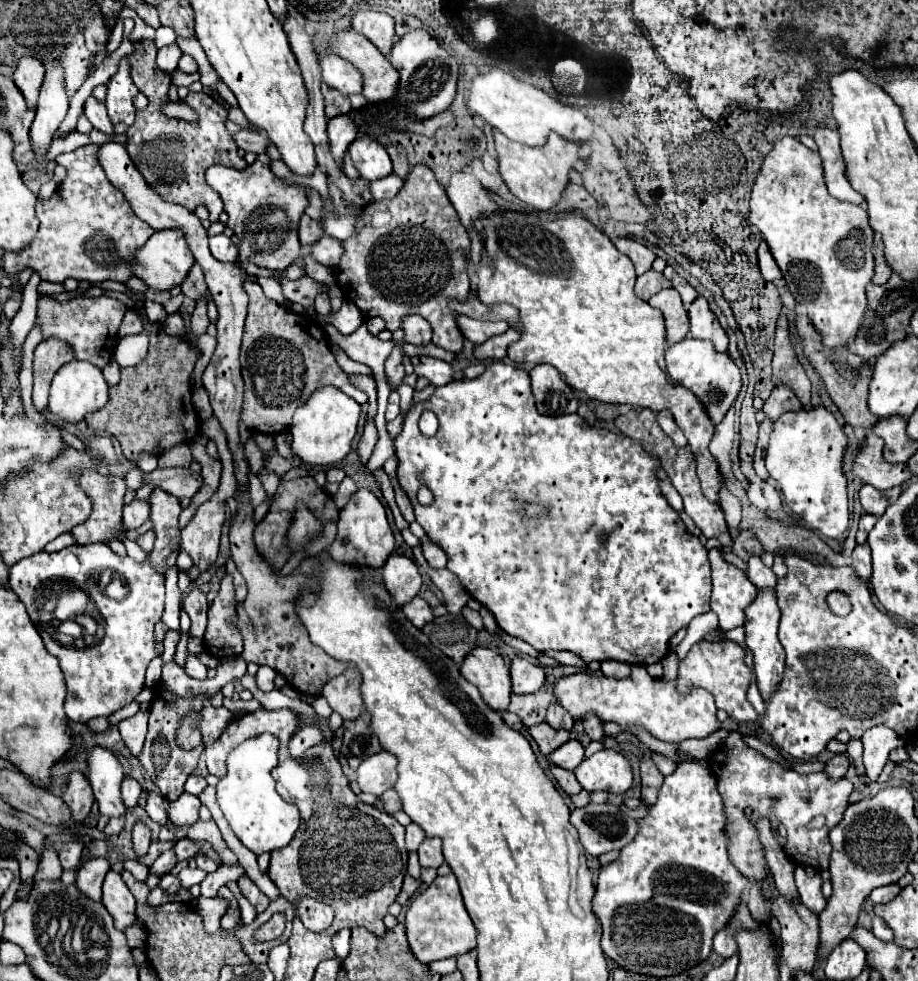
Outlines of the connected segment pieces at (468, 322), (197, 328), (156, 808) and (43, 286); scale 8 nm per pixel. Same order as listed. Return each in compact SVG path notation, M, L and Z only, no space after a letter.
M458 315L458 327L466 339L470 339L474 345L482 345L490 337L496 337L508 329L508 323L488 323L488 321L476 321L466 315Z
M200 297L196 301L196 309L192 313L192 331L196 335L200 333L206 333L206 327L208 327L210 319L208 319L208 311L206 311L206 297Z
M148 793L148 799L146 799L146 813L152 821L156 823L166 823L168 821L168 815L166 815L166 801L160 793Z
M40 281L40 285L38 285L38 293L40 293L40 295L56 295L56 293L64 293L64 287L62 287L62 283Z

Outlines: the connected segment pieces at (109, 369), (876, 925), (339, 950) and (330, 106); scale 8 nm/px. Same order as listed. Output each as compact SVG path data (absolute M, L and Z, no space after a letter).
M114 359L103 369L103 375L110 387L120 381L120 367Z
M872 917L872 933L882 941L892 941L892 931L880 917Z
M342 929L332 937L334 943L334 951L338 959L344 959L348 955L348 947L350 947L350 929Z
M322 85L322 95L324 95L324 101L326 101L326 117L328 119L338 117L338 115L346 115L350 111L350 101L340 91L336 91L328 85Z

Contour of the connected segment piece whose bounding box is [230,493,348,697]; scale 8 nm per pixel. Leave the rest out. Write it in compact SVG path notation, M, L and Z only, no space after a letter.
M246 493L242 497L242 505L238 507L238 515L236 515L232 529L230 529L230 555L232 555L238 571L244 575L246 585L248 585L246 599L236 607L238 629L242 631L242 637L244 637L242 659L246 663L270 665L272 669L282 673L294 689L300 689L306 695L318 697L320 689L332 677L344 673L344 669L348 665L332 659L320 647L310 643L306 629L298 623L296 613L294 613L294 601L296 601L300 589L304 587L306 577L302 577L302 579L300 577L278 579L272 573L270 565L254 549L254 541L252 541L254 519L252 519L252 513L254 513L254 509L250 507L248 493Z

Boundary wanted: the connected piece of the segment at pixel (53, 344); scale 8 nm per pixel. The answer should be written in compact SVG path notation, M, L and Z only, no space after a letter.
M56 339L42 341L34 349L34 389L32 389L32 401L38 411L46 409L48 403L48 387L52 383L52 377L56 371L70 363L74 359L72 349L66 343L60 343Z

